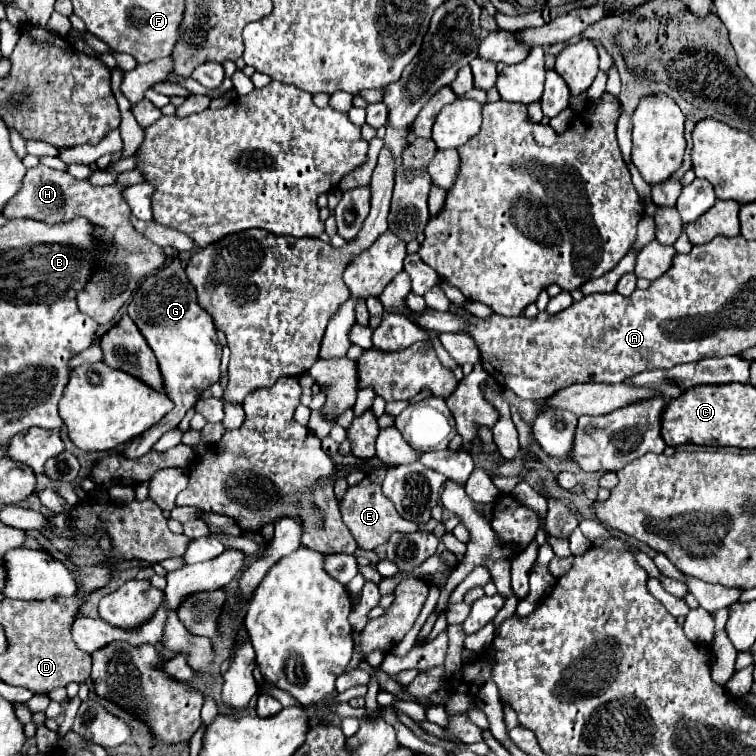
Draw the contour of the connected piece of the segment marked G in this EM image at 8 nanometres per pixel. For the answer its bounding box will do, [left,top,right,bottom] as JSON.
[120,259,222,459]

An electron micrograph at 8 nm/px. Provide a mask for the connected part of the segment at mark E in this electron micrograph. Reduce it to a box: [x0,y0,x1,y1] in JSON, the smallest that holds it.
[338,477,418,551]

